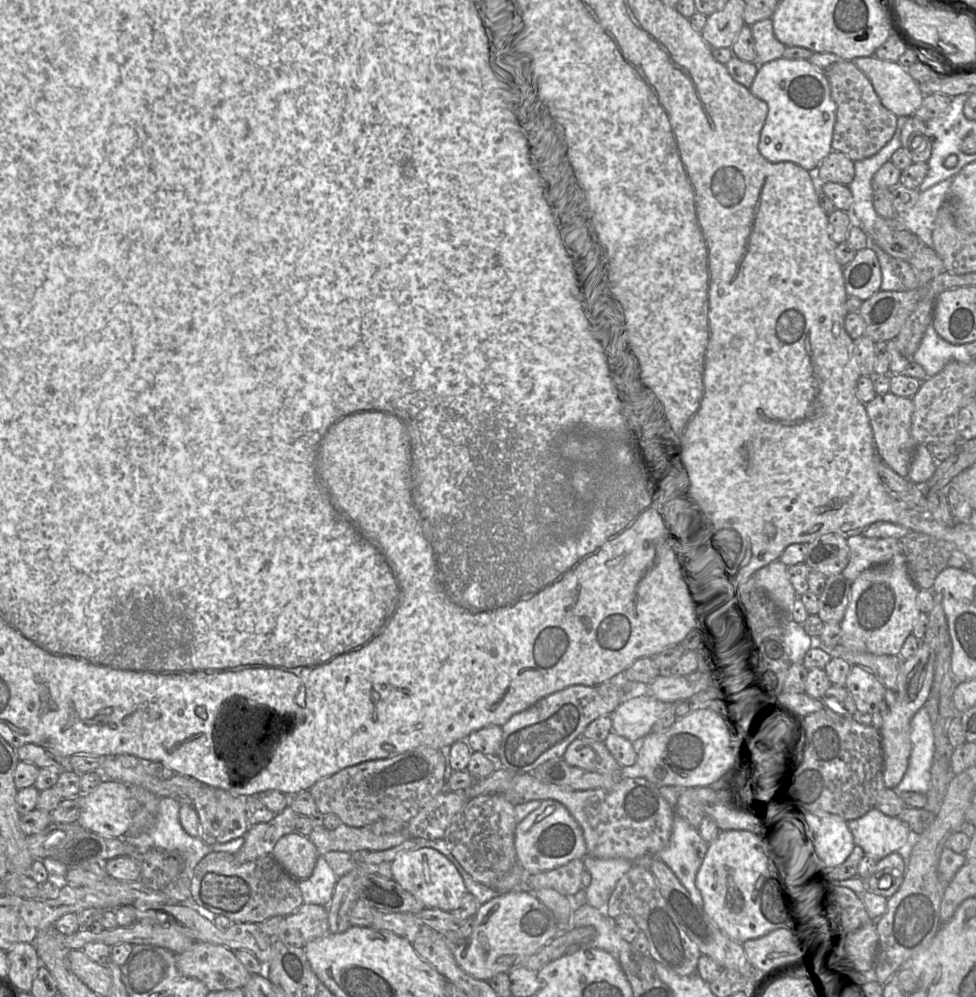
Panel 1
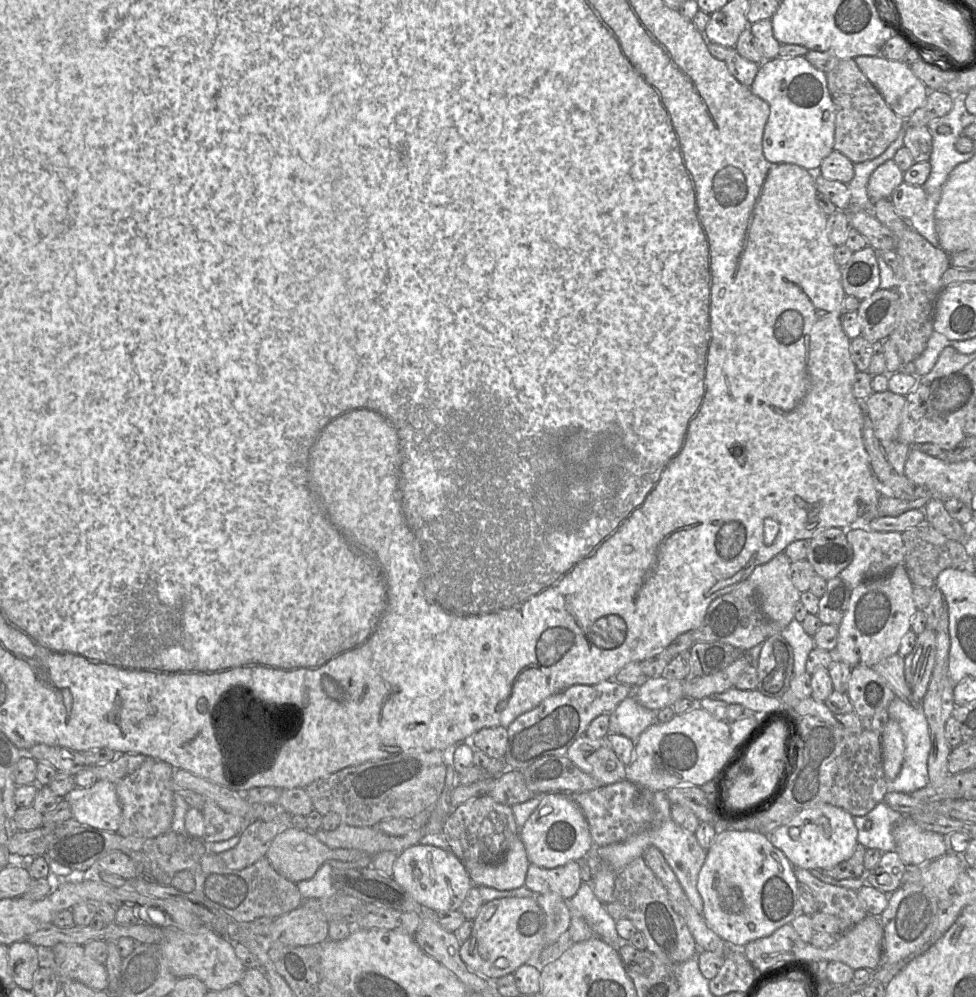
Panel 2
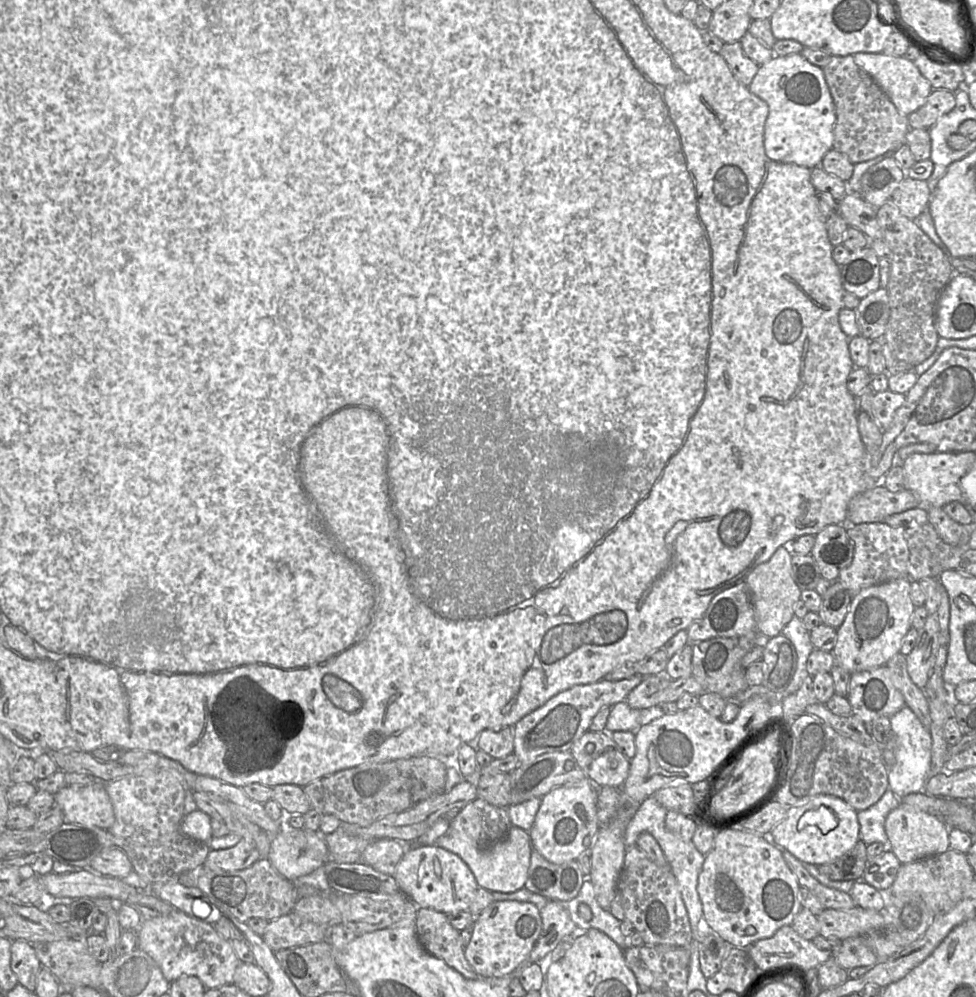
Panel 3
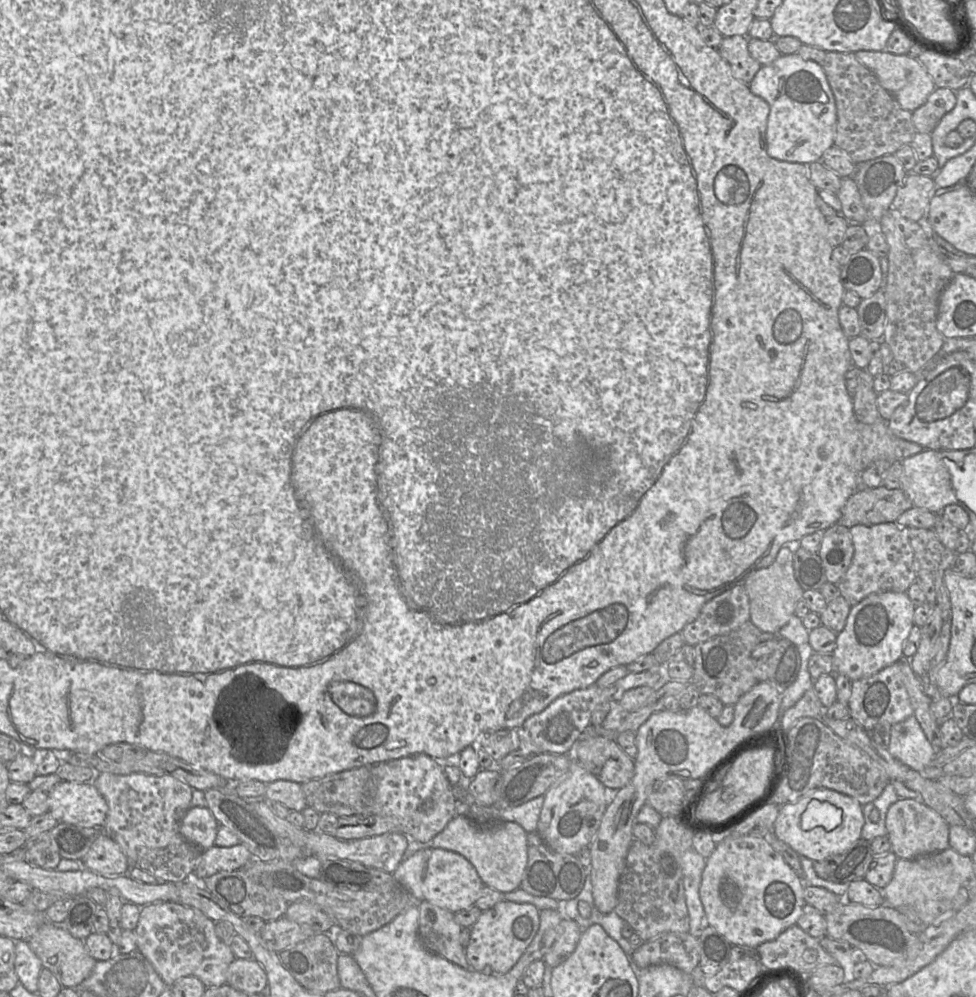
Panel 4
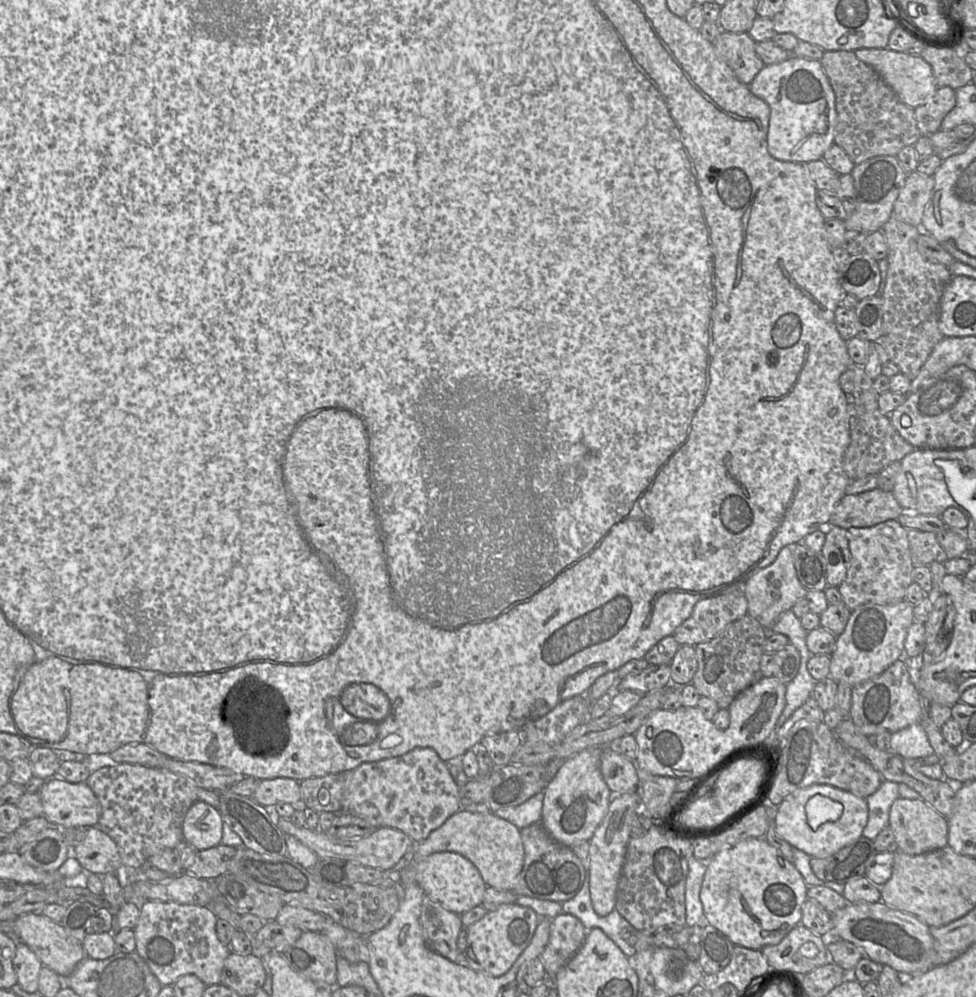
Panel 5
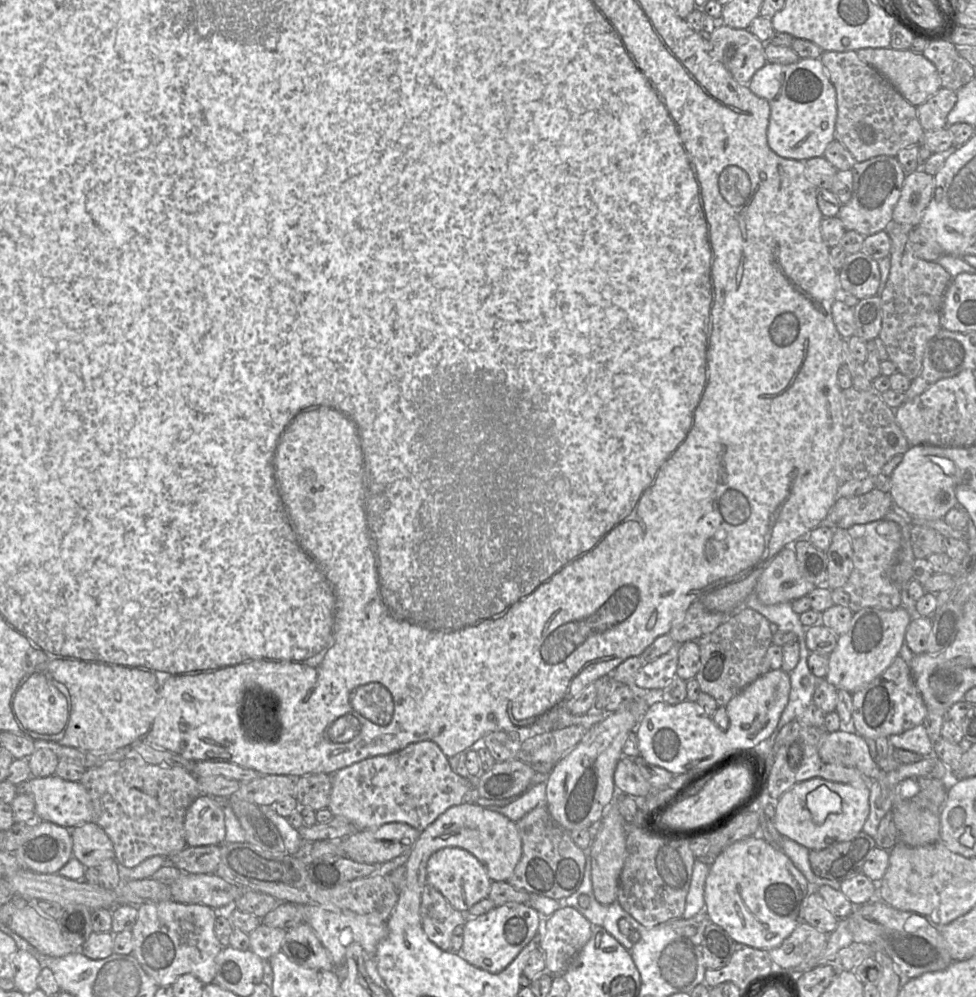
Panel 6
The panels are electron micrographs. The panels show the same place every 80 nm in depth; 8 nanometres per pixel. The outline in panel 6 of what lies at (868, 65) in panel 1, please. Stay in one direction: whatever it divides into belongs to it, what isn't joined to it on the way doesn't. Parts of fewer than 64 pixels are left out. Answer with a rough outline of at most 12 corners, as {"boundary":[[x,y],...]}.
{"boundary":[[862,48],[859,59],[915,107],[942,87],[935,65],[910,49]]}

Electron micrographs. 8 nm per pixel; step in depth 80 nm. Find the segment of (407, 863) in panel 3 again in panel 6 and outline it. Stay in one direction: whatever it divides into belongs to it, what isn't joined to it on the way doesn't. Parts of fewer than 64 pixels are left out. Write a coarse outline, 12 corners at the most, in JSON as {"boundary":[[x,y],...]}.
{"boundary":[[464,849],[429,858],[427,884],[458,911],[488,898],[492,880]]}

